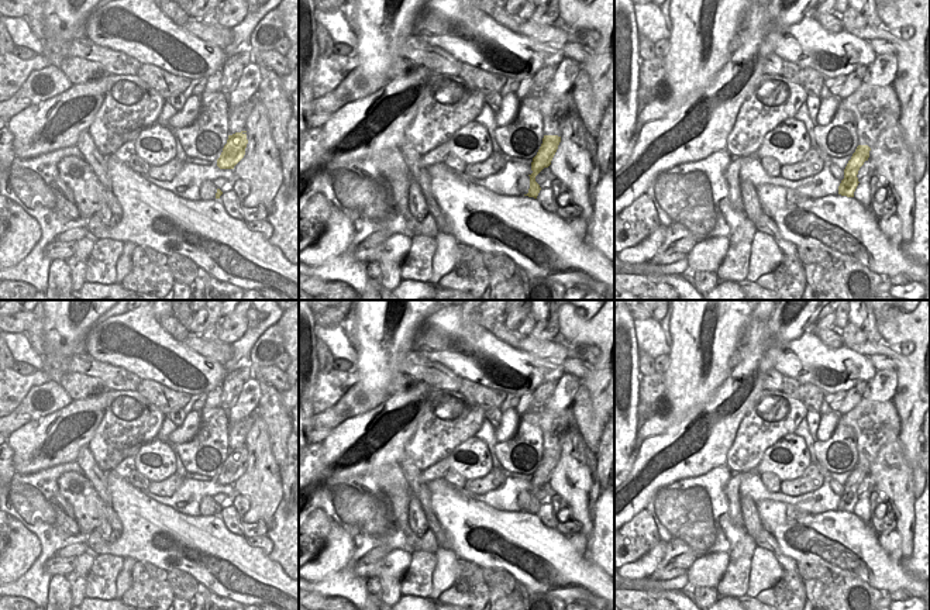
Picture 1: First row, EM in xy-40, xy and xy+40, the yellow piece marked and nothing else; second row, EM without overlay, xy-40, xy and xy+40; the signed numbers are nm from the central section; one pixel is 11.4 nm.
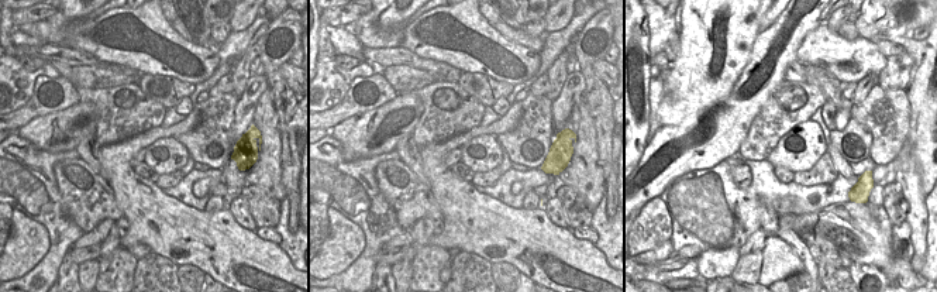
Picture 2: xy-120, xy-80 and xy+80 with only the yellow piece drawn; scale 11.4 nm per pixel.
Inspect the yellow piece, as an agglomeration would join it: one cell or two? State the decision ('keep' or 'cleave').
keep

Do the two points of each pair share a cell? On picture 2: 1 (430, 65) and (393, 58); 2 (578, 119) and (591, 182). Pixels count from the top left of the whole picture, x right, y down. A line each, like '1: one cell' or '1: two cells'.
1: one cell
2: one cell

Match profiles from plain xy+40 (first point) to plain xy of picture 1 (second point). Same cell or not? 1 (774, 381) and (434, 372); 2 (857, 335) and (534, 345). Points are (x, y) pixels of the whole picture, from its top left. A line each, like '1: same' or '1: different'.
1: same
2: different

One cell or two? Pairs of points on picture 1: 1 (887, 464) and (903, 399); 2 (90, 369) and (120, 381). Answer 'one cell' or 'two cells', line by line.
1: two cells
2: one cell

